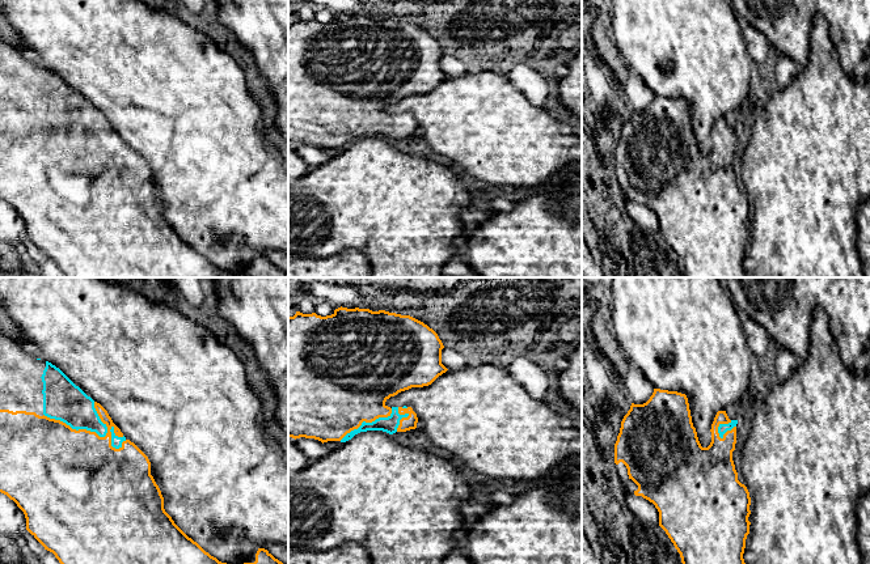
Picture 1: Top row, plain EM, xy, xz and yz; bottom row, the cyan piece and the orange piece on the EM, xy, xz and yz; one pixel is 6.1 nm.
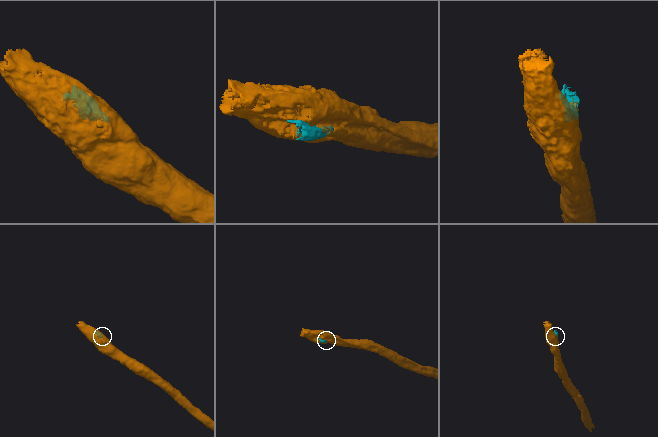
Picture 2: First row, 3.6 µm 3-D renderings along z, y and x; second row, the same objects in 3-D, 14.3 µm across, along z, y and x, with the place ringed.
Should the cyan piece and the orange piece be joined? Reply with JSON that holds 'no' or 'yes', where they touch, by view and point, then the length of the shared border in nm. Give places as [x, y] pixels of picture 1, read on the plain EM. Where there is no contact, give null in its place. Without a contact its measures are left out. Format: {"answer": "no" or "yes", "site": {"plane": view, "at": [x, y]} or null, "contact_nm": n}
{"answer": "yes", "site": {"plane": "xy", "at": [92, 138]}, "contact_nm": 550}

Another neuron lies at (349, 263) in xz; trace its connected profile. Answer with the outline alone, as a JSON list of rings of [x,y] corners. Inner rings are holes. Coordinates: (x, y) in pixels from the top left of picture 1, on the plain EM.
[[[349,249],[326,258],[288,255],[288,277],[371,277],[368,258]]]

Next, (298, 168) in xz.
[[[288,144],[288,179],[297,179],[304,177],[309,170],[311,167],[297,154],[296,147]]]

